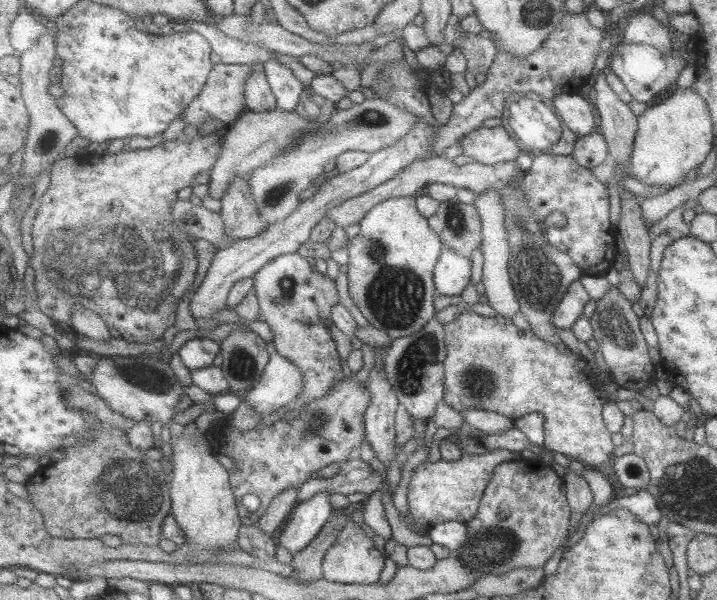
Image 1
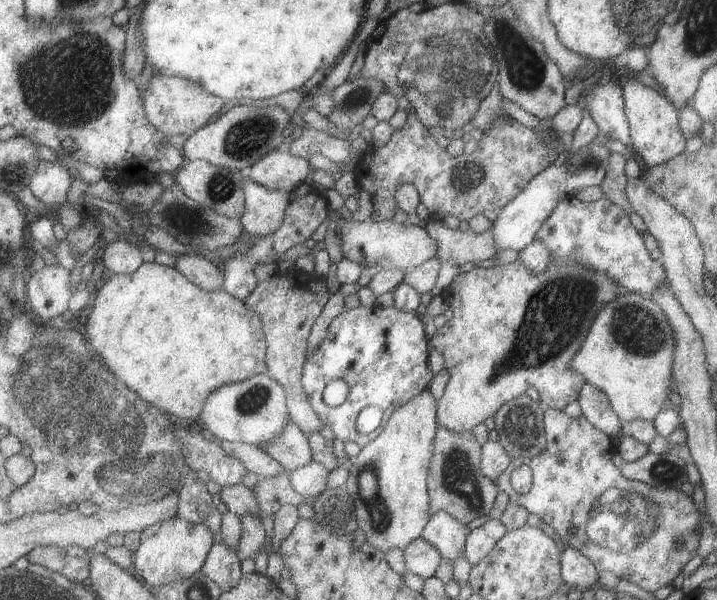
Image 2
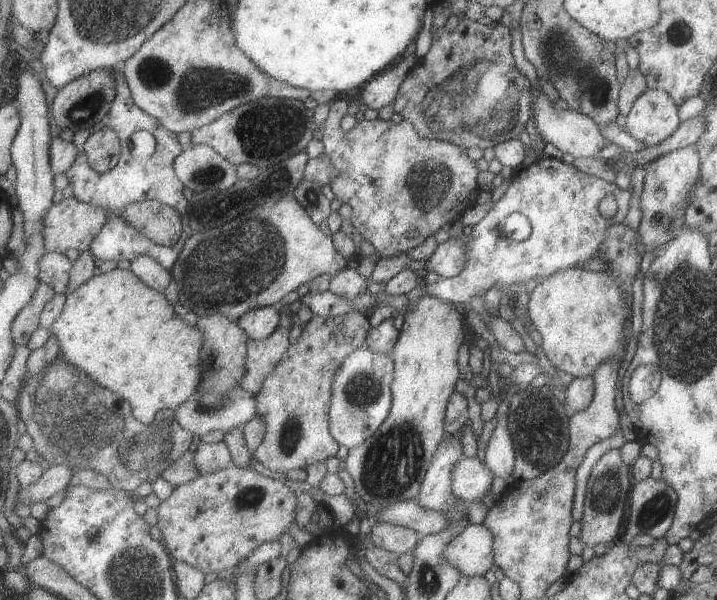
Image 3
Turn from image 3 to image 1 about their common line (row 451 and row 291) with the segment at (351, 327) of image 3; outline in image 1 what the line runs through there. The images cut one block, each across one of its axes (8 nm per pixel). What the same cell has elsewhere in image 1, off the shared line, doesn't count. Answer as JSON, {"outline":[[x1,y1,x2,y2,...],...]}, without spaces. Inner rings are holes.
{"outline":[[296,253,269,262,254,279,264,321,273,332,274,349,296,364,303,374,303,393,290,407,292,410,280,419,295,420,309,404,327,396,329,390,345,378,340,351,332,335,331,310,341,302,337,282,313,270,311,262]]}

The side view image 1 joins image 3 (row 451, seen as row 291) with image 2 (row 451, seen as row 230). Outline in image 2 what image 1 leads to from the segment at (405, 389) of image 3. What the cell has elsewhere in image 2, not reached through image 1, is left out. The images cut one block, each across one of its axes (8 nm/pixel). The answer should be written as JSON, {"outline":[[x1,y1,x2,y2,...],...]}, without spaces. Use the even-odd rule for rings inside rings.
{"outline":[[425,389,421,394,417,394,416,397,411,398,410,401,407,401,405,404,402,404,397,410,391,415,390,421,386,422,387,426,385,430,377,437,375,440,369,442,368,445,365,445,360,449,359,454,353,458,352,465,350,466,350,475,347,481,346,488,352,494,352,497,355,499,357,507,357,516,360,524,360,528,363,529,369,539,369,542,372,542,376,547,379,547,381,550,387,552,392,548,407,548,413,540,421,537,421,533,425,530,425,527,429,524,432,514,431,510,431,497,428,489,428,478,430,473,430,467,434,457,436,456,436,436,438,435,438,430,440,428,440,422,438,421,438,398,433,394,433,391]]}

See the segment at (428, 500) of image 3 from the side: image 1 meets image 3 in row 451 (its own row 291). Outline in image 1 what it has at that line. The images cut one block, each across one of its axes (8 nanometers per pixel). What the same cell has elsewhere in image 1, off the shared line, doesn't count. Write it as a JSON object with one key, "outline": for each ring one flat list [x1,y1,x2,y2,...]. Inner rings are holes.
{"outline":[[449,247,445,248,437,264,434,279,437,292,441,295,455,296,463,294,472,282,473,262]]}

